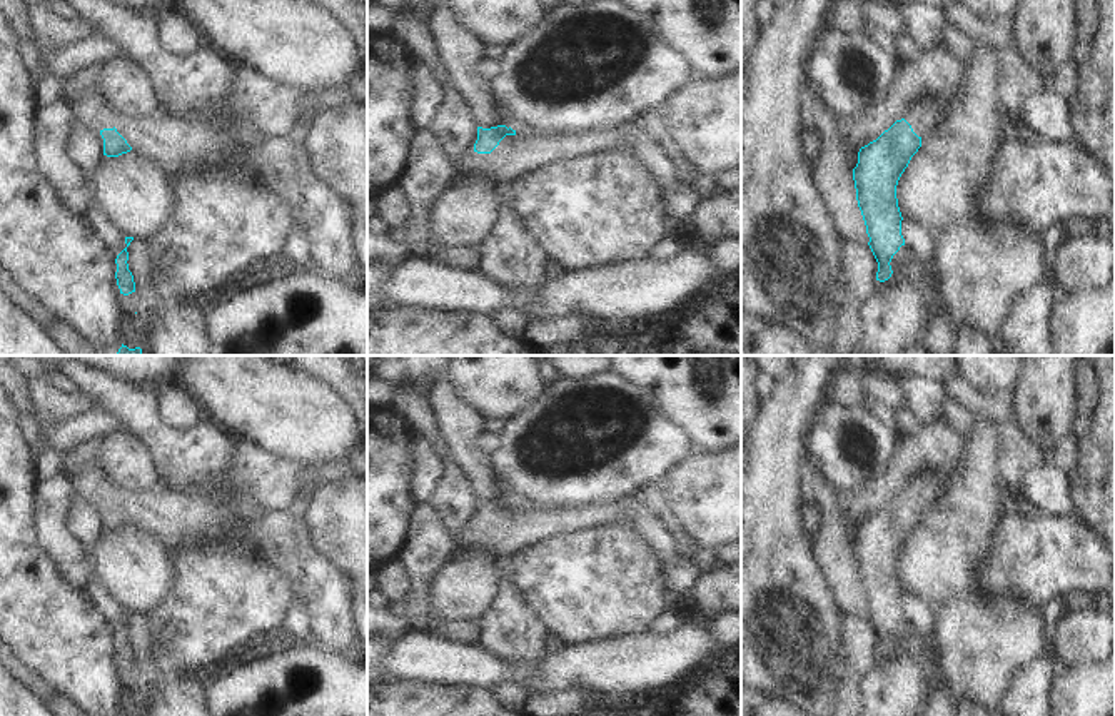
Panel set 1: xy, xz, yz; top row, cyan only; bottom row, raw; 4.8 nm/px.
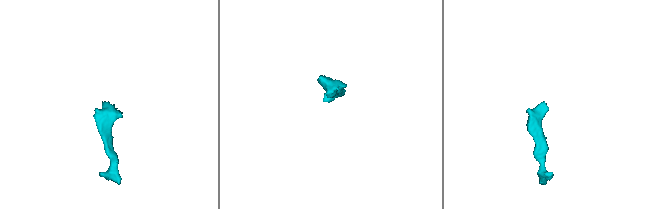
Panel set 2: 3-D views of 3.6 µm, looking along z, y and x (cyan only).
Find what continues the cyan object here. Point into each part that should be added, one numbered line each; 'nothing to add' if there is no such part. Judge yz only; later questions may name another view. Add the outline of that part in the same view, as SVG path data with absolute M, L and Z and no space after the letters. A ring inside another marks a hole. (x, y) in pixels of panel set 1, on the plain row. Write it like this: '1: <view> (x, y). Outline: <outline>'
1: yz (928, 484). Outline: M930 464L916 469L911 486L905 489L905 494L918 511L923 511L943 496L946 486L948 476L940 467Z

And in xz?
1: xz (516, 529). Outline: M618 502L578 509L539 506L536 511L521 511L516 507L506 509L491 527L464 527L457 534L457 544L459 549L487 549L506 559L552 536L596 526L616 526L624 517L626 507Z

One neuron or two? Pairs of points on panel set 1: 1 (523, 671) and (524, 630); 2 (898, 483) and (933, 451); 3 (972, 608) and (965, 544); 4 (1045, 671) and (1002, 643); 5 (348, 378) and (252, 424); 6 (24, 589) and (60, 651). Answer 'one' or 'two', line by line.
1: two
2: one
3: two
4: two
5: two
6: one

